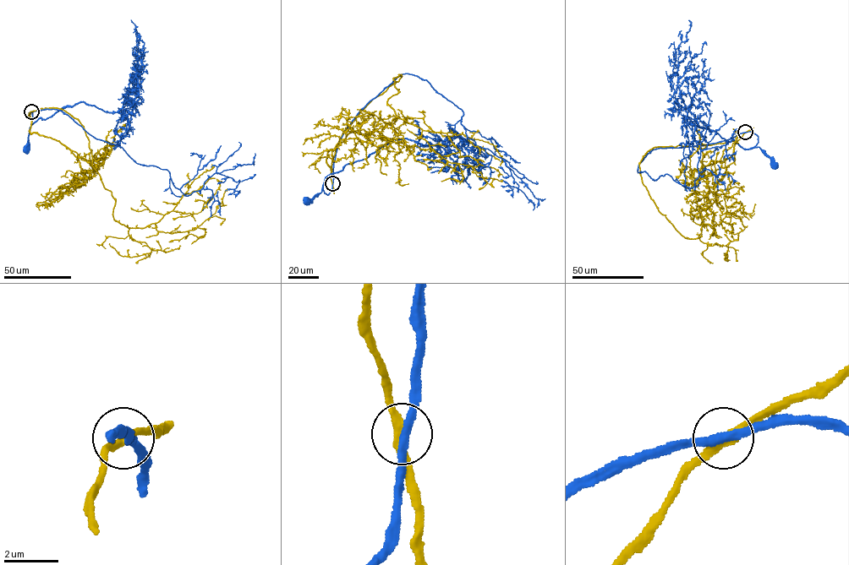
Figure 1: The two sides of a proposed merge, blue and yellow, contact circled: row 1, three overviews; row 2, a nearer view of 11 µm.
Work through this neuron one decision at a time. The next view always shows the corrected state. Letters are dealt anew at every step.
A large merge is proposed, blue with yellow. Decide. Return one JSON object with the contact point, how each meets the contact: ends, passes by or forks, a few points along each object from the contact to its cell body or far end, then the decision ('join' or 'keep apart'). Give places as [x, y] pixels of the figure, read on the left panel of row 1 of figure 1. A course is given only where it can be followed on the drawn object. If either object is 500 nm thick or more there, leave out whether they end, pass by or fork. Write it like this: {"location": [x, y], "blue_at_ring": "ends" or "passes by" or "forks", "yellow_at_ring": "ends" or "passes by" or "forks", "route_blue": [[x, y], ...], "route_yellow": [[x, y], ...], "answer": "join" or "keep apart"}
{"location": [31, 111], "blue_at_ring": "passes by", "yellow_at_ring": "passes by", "route_blue": [[31, 111], [33, 116], [26, 149]], "route_yellow": [[31, 111], [61, 108], [78, 120], [92, 166], [114, 199], [114, 220], [128, 227], [194, 230], [227, 188]], "answer": "keep apart"}

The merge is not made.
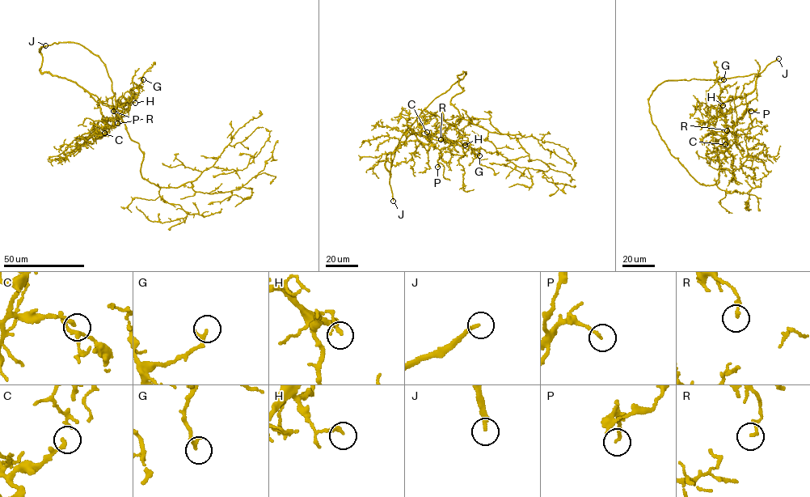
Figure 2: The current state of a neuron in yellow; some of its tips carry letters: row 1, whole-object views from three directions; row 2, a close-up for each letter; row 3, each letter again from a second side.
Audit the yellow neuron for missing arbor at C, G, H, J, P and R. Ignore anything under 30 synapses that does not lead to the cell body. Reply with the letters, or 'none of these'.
G, J, P

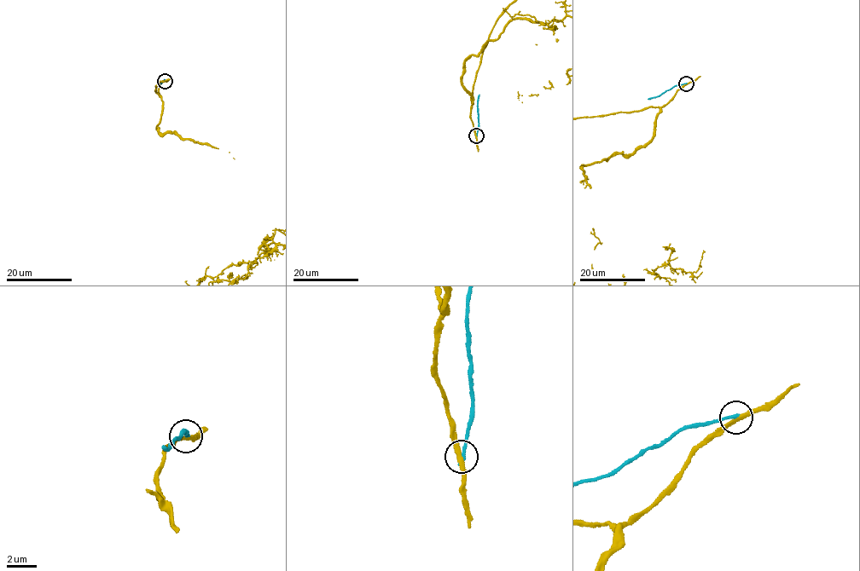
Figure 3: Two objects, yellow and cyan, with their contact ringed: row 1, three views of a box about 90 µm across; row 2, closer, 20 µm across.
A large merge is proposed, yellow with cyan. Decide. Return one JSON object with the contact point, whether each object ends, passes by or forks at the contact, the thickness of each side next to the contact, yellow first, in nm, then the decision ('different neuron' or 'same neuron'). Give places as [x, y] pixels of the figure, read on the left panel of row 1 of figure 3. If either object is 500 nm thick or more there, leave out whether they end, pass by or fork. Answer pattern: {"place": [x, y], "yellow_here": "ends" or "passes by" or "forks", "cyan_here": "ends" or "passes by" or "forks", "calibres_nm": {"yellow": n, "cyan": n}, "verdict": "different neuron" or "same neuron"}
{"place": [165, 81], "yellow_here": "passes by", "cyan_here": "ends", "calibres_nm": {"yellow": 240, "cyan": 240}, "verdict": "different neuron"}

